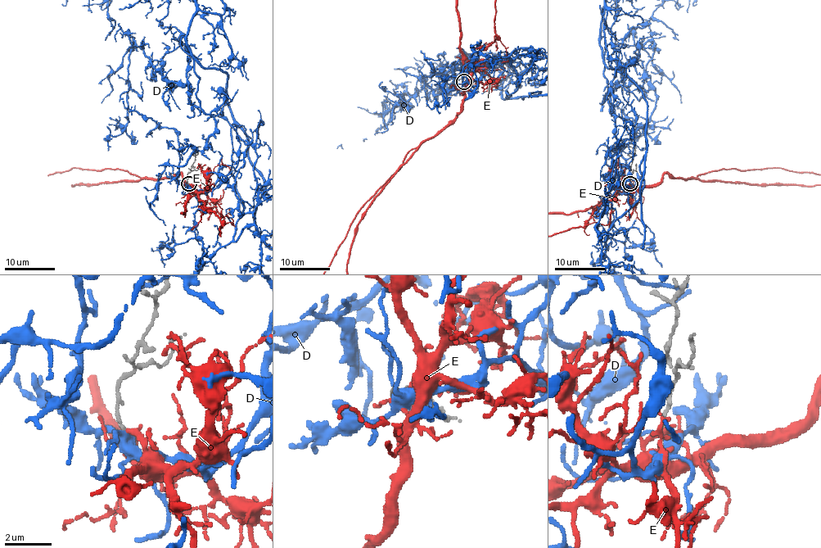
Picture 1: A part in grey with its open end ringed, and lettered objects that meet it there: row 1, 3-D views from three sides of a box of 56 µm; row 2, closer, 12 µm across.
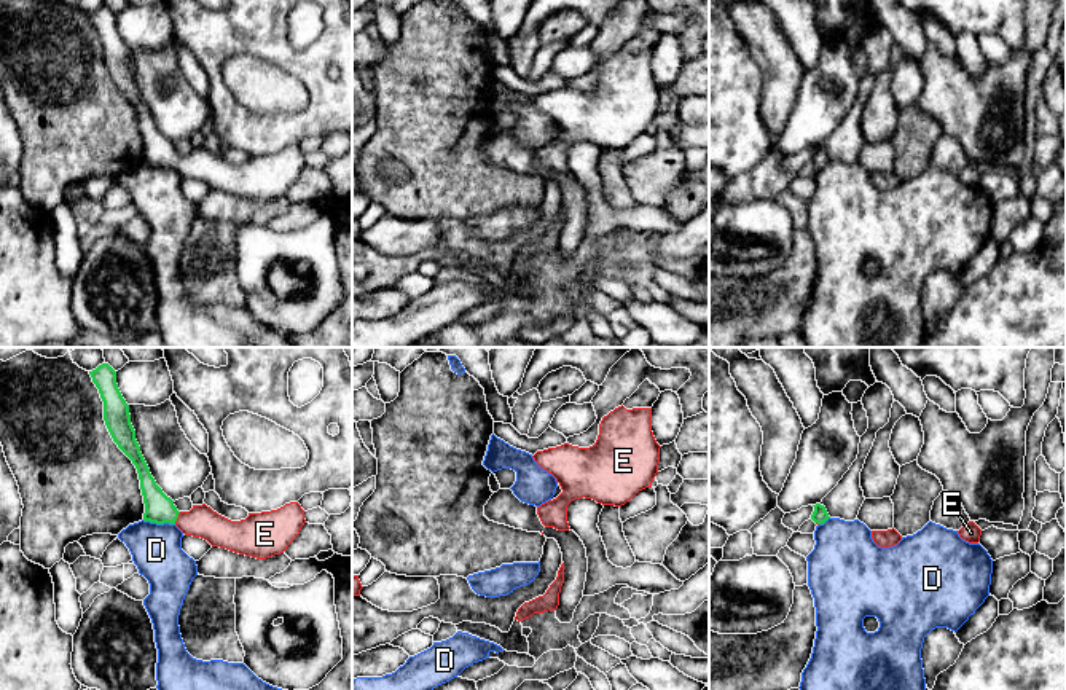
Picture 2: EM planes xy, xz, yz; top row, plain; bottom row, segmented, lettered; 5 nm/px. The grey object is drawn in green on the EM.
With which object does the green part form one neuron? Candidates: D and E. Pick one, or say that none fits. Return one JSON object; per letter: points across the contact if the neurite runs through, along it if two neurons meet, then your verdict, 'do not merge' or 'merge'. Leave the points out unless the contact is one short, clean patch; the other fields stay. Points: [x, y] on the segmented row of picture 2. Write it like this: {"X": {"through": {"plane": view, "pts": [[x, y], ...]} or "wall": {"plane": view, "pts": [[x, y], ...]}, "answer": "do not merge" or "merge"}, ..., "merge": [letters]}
{"D": {"wall": {"plane": "xy", "pts": [[142, 520], [174, 525]]}, "answer": "do not merge"}, "E": {"through": {"plane": "xy", "pts": [[160, 509], [177, 517], [185, 521], [201, 521]]}, "answer": "merge"}, "merge": ["E"]}

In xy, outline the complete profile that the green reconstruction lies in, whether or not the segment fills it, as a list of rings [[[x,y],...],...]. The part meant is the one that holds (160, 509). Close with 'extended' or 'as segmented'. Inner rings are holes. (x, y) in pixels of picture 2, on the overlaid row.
[[[102,363],[89,374],[104,402],[104,421],[113,441],[137,468],[145,504],[143,521],[175,524],[185,535],[201,537],[212,547],[257,559],[284,553],[296,539],[306,523],[304,510],[298,502],[271,512],[249,513],[241,521],[231,521],[206,504],[193,505],[190,512],[178,512],[174,500],[156,484],[140,453],[129,405],[116,384],[116,371],[108,363]]]; extended

